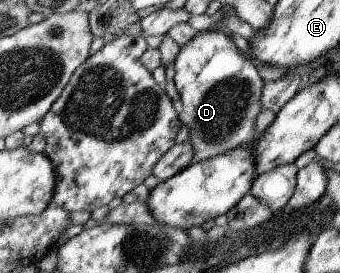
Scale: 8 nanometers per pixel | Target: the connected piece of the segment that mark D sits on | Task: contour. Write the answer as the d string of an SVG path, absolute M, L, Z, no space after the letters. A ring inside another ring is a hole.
M219 31L197 32L188 43L179 47L177 56L172 62L172 69L174 72L172 80L183 106L179 121L189 130L187 140L194 150L192 163L216 157L254 139L254 118L261 110L260 92L264 83L250 61L245 59L235 47L230 37Z

